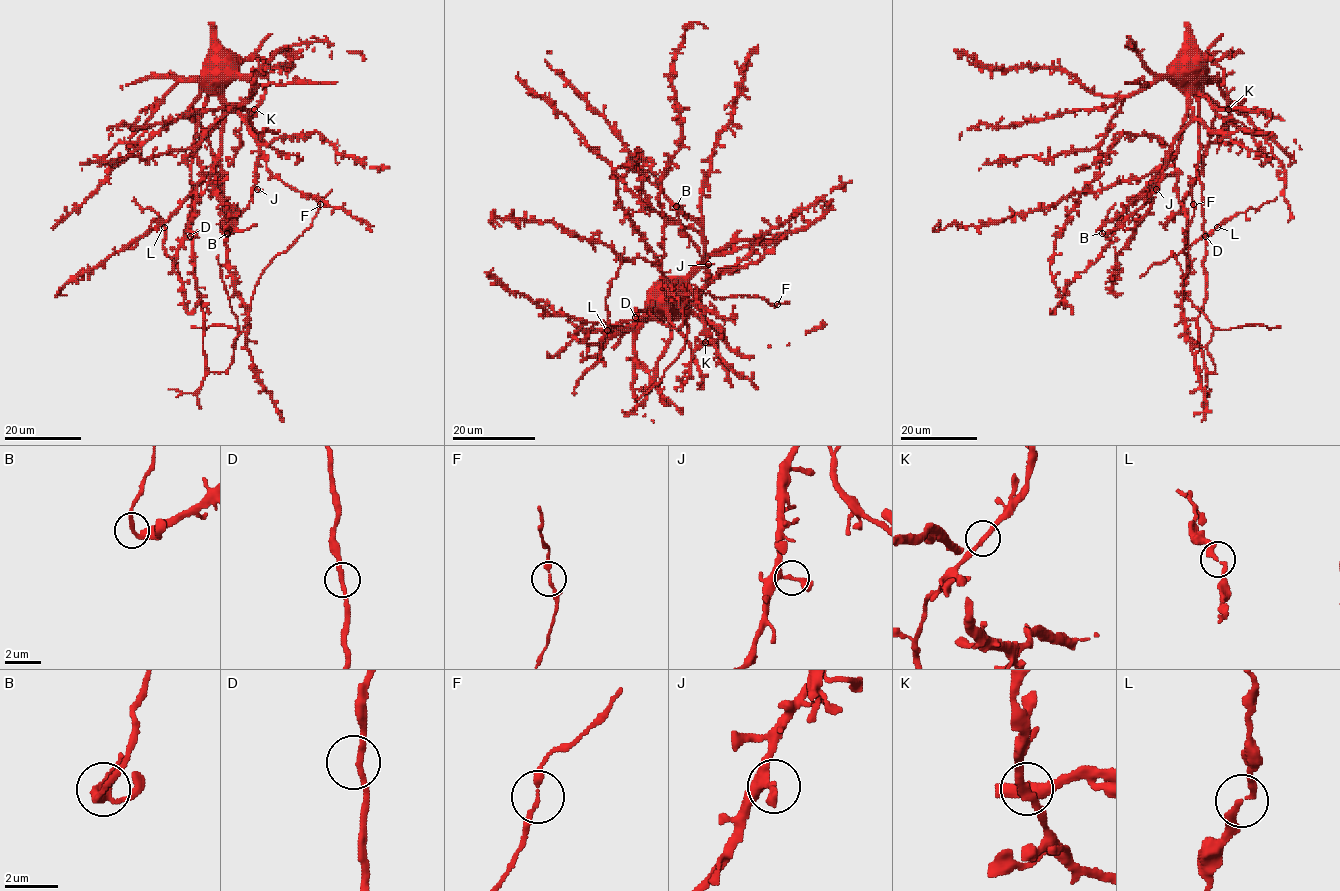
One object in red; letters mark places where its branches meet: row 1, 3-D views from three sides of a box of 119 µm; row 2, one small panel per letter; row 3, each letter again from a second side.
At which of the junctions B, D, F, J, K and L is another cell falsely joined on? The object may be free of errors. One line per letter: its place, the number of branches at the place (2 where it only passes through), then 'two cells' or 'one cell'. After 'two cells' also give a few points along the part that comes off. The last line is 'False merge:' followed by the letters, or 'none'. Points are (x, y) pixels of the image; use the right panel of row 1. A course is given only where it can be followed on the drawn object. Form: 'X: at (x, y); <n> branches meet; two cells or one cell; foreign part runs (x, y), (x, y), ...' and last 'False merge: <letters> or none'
B: at (1102, 233); 2 branches meet; two cells; foreign part runs (1102, 233), (1107, 214), (1116, 203)
D: at (1205, 236); 2 branches meet; one cell
F: at (1193, 204); 2 branches meet; one cell
J: at (1156, 189); 2 branches meet; one cell
K: at (1228, 109); 2 branches meet; one cell
L: at (1217, 227); 2 branches meet; one cell
False merge: B

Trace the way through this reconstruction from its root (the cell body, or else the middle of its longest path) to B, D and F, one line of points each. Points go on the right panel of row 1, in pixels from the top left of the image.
B: (1175, 76), (1171, 80), (1188, 98), (1192, 119), (1174, 142), (1168, 166), (1151, 197), (1116, 227), (1102, 233)
D: (1175, 76), (1196, 98), (1198, 106), (1200, 147), (1196, 175), (1202, 185), (1205, 236)
F: (1175, 76), (1171, 80), (1188, 98), (1174, 158), (1189, 263), (1182, 311), (1188, 263), (1184, 247), (1192, 204)

